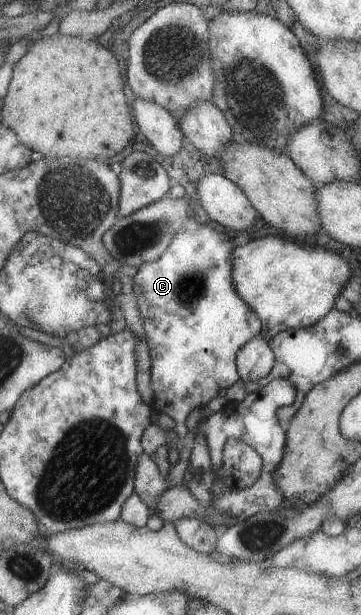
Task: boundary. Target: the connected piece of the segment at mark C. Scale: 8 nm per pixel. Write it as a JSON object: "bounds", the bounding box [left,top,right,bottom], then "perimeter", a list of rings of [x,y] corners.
{"bounds":[132,225,262,439],"perimeter":[[[201,225],[201,229],[197,232],[190,232],[185,229],[176,231],[172,236],[171,243],[167,249],[156,259],[151,260],[148,256],[142,263],[136,264],[136,272],[132,276],[132,291],[136,299],[137,309],[141,318],[141,323],[144,331],[144,340],[148,345],[148,352],[150,355],[150,382],[151,389],[154,393],[153,405],[151,408],[157,414],[165,413],[167,417],[171,417],[175,421],[173,431],[182,439],[187,433],[188,429],[185,427],[185,419],[187,414],[191,413],[195,407],[203,407],[213,397],[217,397],[221,390],[226,390],[231,387],[235,381],[239,379],[236,370],[236,353],[239,348],[247,343],[252,337],[259,335],[262,323],[251,308],[235,293],[231,275],[231,259],[232,251],[229,239],[223,233],[213,231],[209,225]]]}

